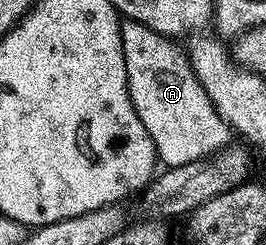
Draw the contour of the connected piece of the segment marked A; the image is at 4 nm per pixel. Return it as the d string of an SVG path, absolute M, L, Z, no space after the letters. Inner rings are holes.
M125 19L121 24L123 37L123 61L127 65L127 89L131 97L131 105L135 105L135 113L139 113L139 121L143 121L143 129L151 137L157 150L157 158L165 167L187 165L196 159L206 159L208 155L216 155L222 147L230 142L231 128L219 117L211 97L205 92L205 86L197 75L192 58L185 56L176 38L160 35L147 25L134 19Z

